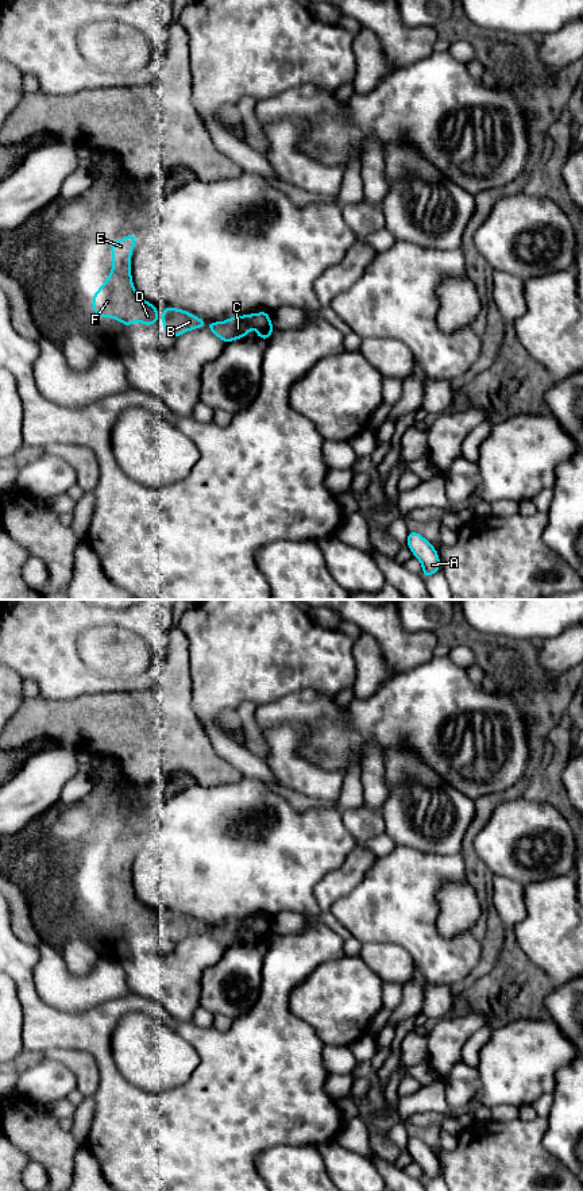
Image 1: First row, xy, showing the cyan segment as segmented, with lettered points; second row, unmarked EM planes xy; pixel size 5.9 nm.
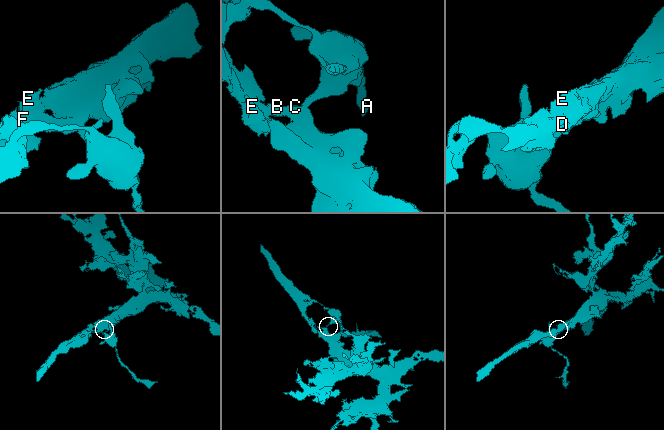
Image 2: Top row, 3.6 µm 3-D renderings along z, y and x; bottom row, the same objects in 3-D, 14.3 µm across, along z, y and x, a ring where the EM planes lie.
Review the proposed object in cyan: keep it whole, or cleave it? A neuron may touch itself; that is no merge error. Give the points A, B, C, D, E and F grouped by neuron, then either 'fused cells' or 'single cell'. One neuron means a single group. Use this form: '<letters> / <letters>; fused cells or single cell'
A / B C D E F; fused cells

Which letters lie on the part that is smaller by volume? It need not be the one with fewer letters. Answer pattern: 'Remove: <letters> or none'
Remove: A

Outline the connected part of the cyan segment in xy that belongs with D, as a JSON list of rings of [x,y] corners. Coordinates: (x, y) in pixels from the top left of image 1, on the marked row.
[[[128,234],[111,243],[112,270],[92,298],[92,309],[99,317],[112,317],[126,327],[138,319],[140,325],[154,325],[158,321],[158,308],[140,297],[132,282],[131,254],[136,240],[135,234]]]

